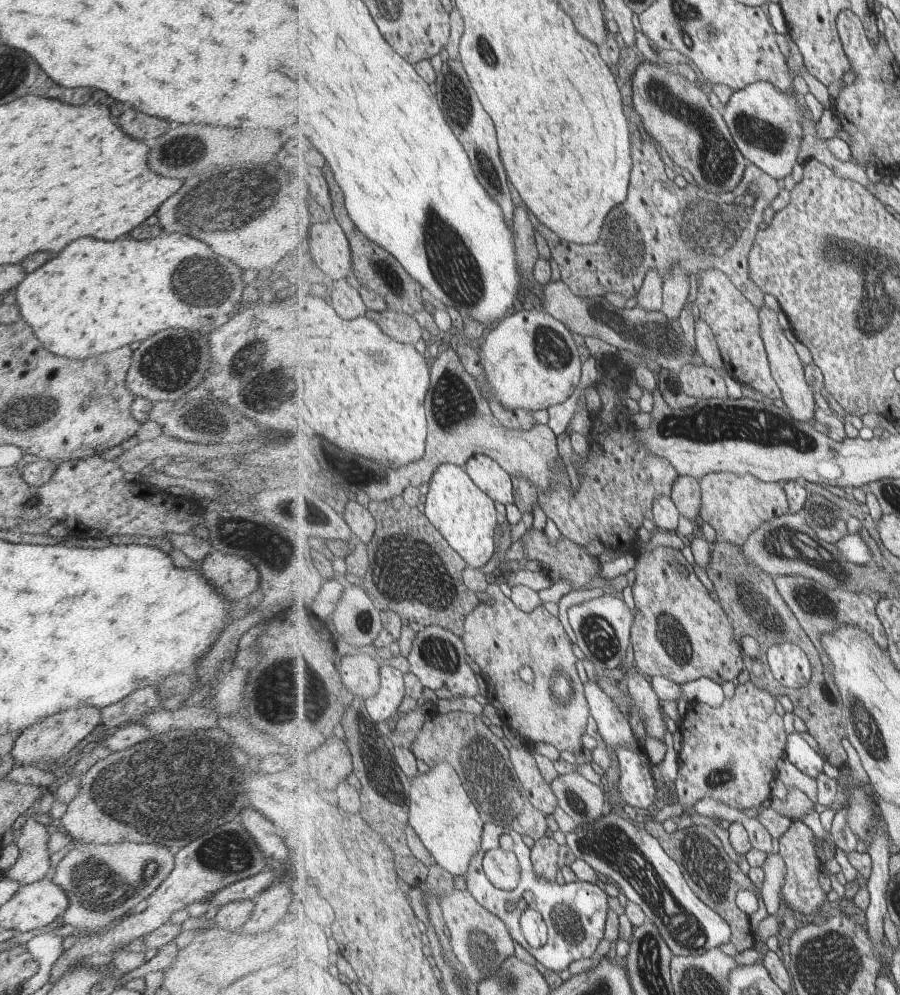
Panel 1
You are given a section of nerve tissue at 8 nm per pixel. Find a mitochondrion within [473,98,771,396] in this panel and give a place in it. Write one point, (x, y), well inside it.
(694, 232)

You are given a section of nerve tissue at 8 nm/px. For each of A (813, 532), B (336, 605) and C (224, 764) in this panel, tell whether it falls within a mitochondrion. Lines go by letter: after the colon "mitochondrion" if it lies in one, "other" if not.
A: other
B: other
C: mitochondrion

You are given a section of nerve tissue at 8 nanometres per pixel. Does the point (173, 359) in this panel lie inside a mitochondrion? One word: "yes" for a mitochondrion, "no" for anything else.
yes

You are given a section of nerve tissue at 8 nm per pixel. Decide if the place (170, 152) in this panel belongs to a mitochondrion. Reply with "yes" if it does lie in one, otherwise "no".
yes

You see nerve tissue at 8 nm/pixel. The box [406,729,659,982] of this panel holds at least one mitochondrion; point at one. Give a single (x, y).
(571, 926)

